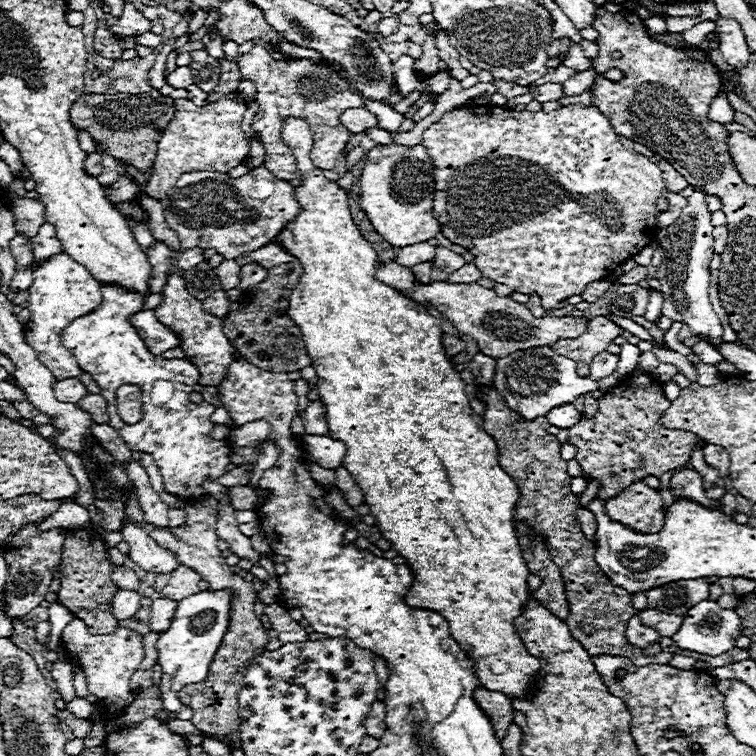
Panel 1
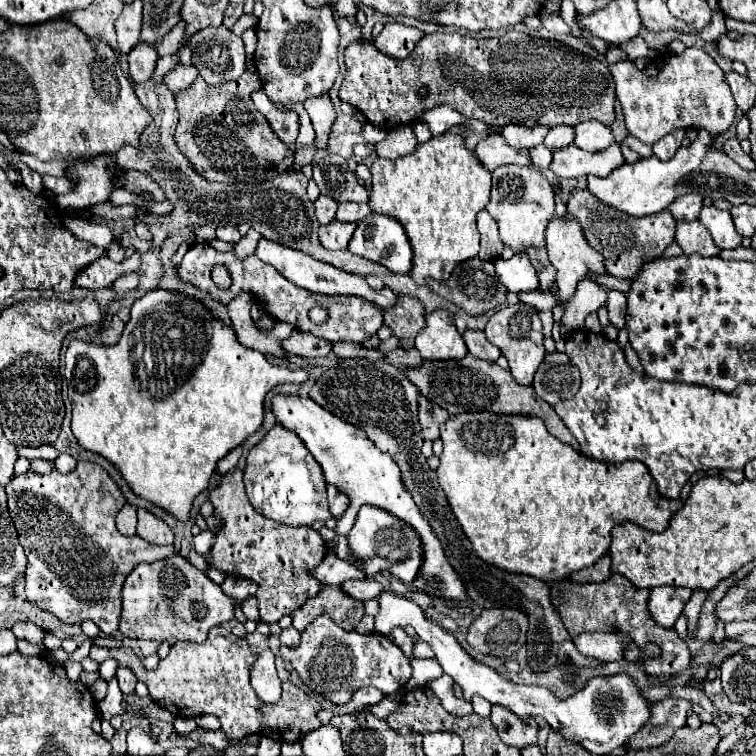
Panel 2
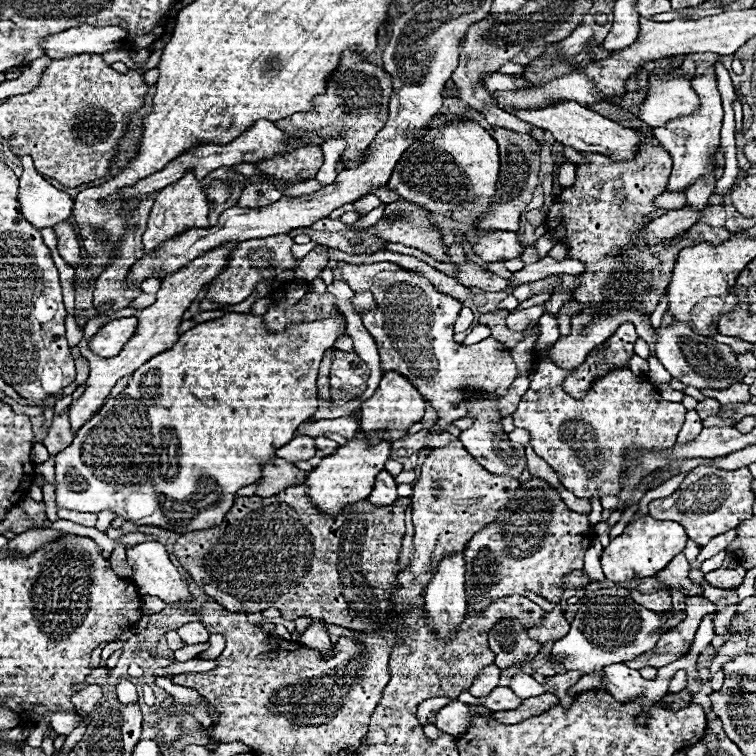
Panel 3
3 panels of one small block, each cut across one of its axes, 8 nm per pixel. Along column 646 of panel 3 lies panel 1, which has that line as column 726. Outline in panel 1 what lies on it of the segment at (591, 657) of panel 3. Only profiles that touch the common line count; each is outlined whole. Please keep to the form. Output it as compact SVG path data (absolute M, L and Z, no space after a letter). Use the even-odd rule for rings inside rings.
M704 600L704 602L696 604L694 608L690 608L684 614L684 622L682 622L680 630L672 636L672 640L682 650L692 650L692 652L698 652L698 654L718 656L718 654L724 654L730 648L734 648L734 640L740 634L742 634L740 632L740 616L734 610L724 610L716 602Z

